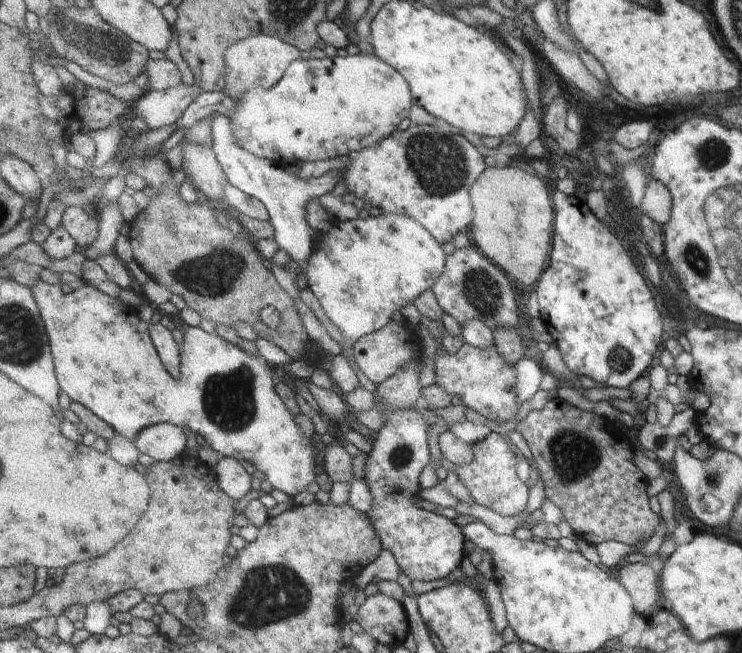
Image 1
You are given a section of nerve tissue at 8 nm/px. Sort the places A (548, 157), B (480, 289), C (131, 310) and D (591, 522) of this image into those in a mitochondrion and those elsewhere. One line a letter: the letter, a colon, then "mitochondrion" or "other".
A: other
B: mitochondrion
C: other
D: other

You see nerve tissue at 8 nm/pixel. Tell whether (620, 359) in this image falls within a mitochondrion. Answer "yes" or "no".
yes

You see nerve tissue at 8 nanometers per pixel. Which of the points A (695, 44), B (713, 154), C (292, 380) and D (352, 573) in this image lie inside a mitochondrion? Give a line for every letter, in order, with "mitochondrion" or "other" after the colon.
A: other
B: mitochondrion
C: other
D: other

